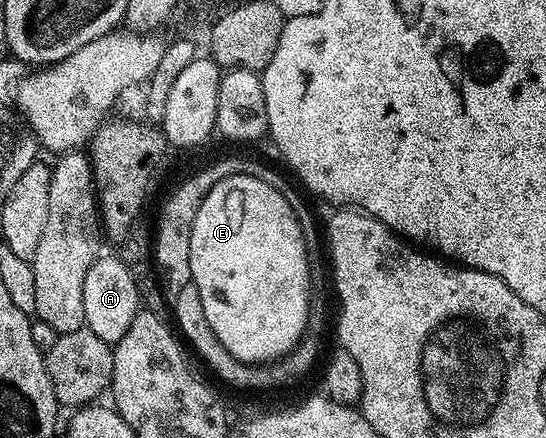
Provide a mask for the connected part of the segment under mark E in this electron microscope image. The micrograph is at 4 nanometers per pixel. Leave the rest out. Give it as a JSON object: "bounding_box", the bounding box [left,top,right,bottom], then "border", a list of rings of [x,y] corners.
{"bounding_box":[188,172,311,364],"border":[[[245,172],[231,174],[223,177],[222,180],[217,180],[215,186],[211,186],[211,190],[207,190],[199,210],[195,210],[193,213],[195,220],[188,222],[191,226],[191,280],[192,284],[198,288],[199,299],[203,302],[203,314],[207,314],[207,323],[211,326],[211,330],[215,330],[215,338],[219,338],[219,342],[223,342],[223,346],[227,346],[227,350],[231,350],[231,354],[235,354],[235,358],[239,358],[239,362],[272,364],[273,361],[289,355],[297,347],[301,335],[309,326],[311,305],[309,305],[309,252],[305,249],[308,248],[307,242],[303,238],[303,230],[295,218],[295,210],[291,210],[287,198],[283,198],[283,194],[279,194],[279,190],[275,190],[275,186],[267,186],[267,182],[263,182],[263,178],[251,178]]]}

